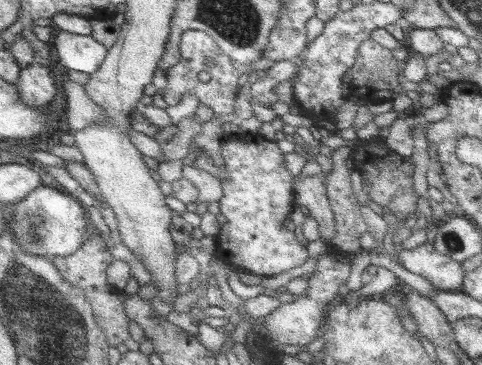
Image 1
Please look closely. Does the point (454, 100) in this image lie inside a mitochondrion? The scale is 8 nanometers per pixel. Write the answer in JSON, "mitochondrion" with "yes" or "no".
{"mitochondrion":"no"}

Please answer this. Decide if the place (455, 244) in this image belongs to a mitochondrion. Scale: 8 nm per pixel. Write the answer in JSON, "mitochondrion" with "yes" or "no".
{"mitochondrion":"yes"}

